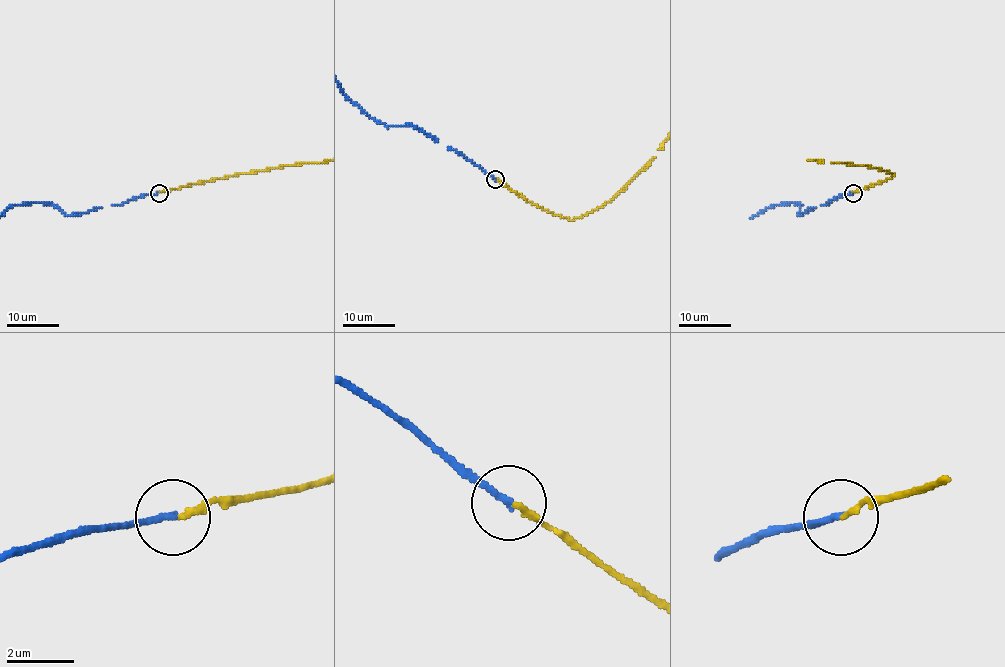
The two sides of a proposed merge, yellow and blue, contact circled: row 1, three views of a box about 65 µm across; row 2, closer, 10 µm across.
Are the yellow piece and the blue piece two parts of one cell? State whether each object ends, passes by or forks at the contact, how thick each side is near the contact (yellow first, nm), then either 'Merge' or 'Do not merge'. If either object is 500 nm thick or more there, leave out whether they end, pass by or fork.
At the ring yellow ends. At the ring blue ends. Thickness 150 nm (yellow) against 180 nm. Merge

